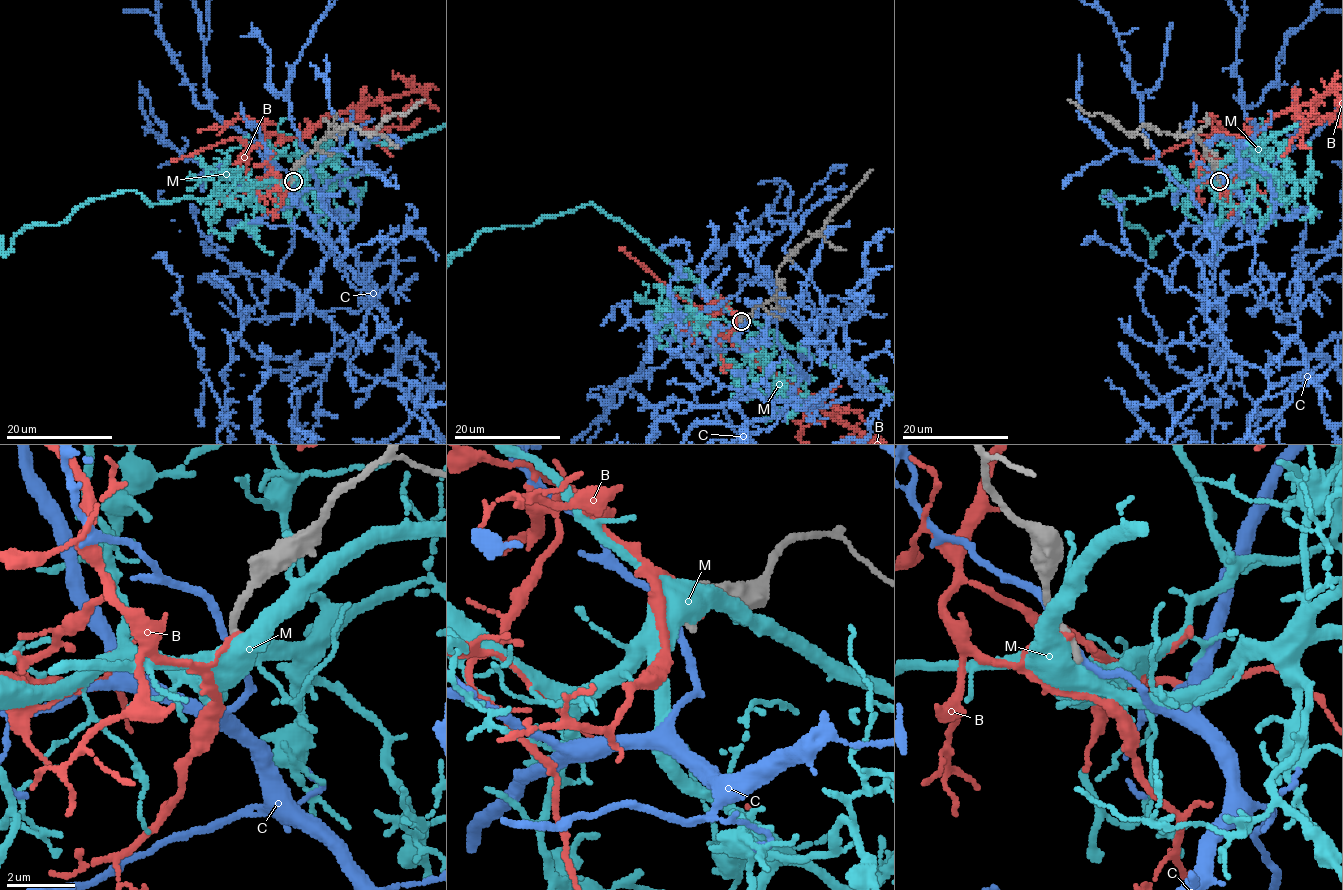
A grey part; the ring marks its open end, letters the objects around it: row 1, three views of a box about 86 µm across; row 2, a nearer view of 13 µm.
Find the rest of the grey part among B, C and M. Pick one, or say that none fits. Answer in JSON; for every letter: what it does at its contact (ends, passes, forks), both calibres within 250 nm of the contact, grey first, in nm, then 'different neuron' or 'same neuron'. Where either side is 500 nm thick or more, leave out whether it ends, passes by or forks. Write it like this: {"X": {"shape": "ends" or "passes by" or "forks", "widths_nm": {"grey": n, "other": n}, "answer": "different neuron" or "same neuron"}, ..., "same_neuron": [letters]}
{"B": {"shape": "ends", "widths_nm": {"grey": 280, "other": 150}, "answer": "different neuron"}, "C": {"shape": "passes by", "widths_nm": {"grey": 280, "other": 180}, "answer": "different neuron"}, "M": {"widths_nm": {"grey": 240, "other": 500}, "answer": "different neuron"}, "same_neuron": []}

